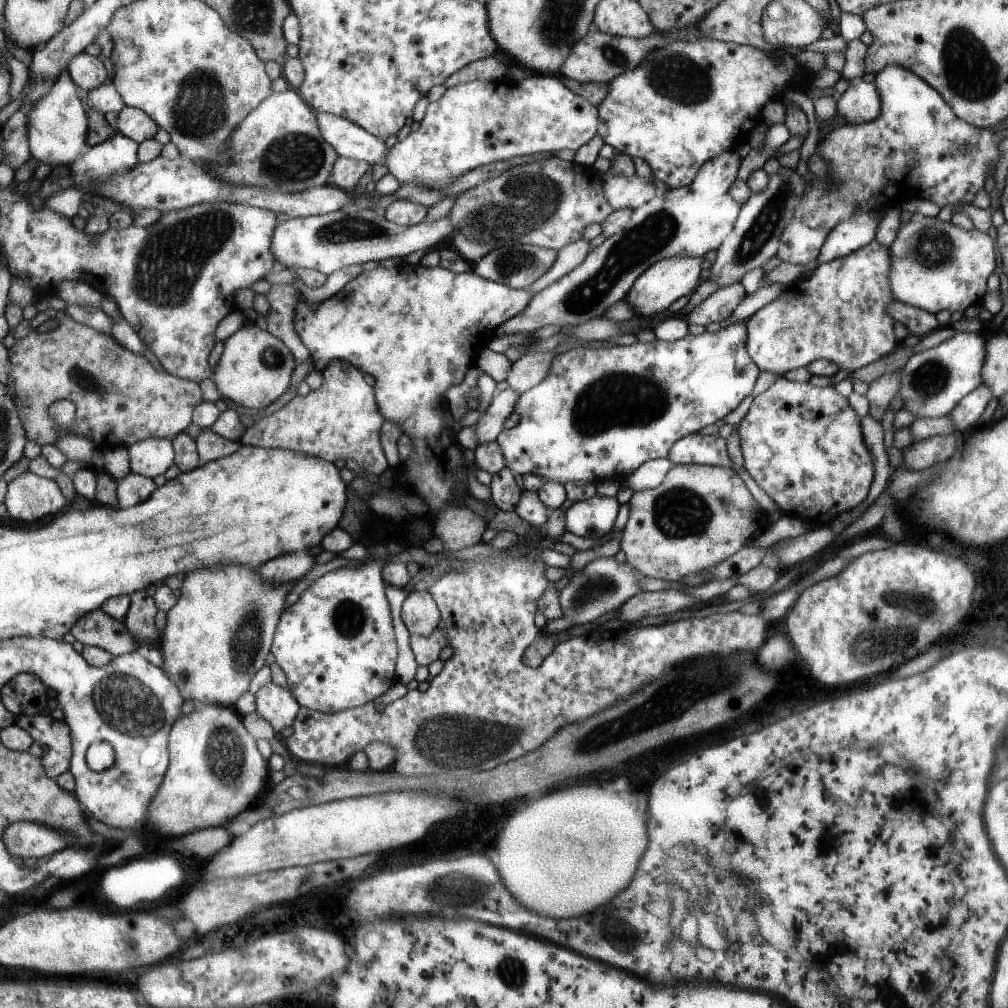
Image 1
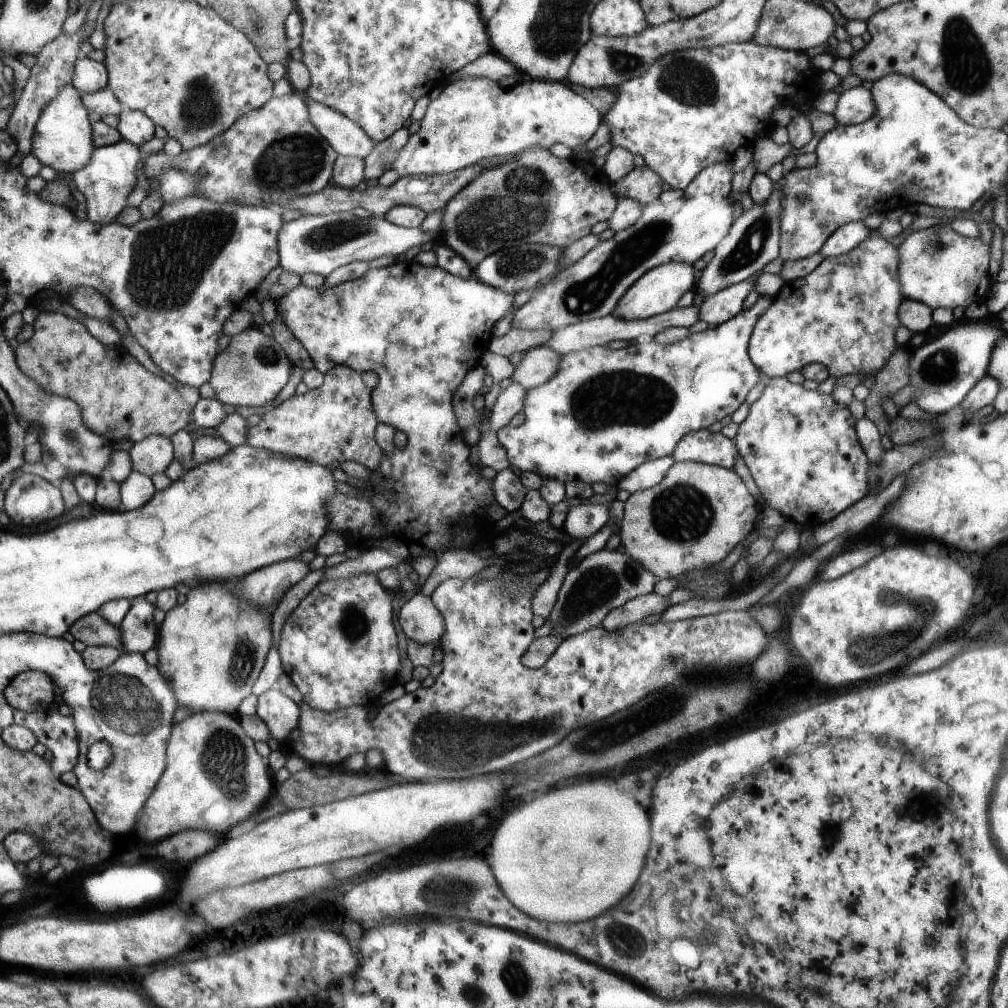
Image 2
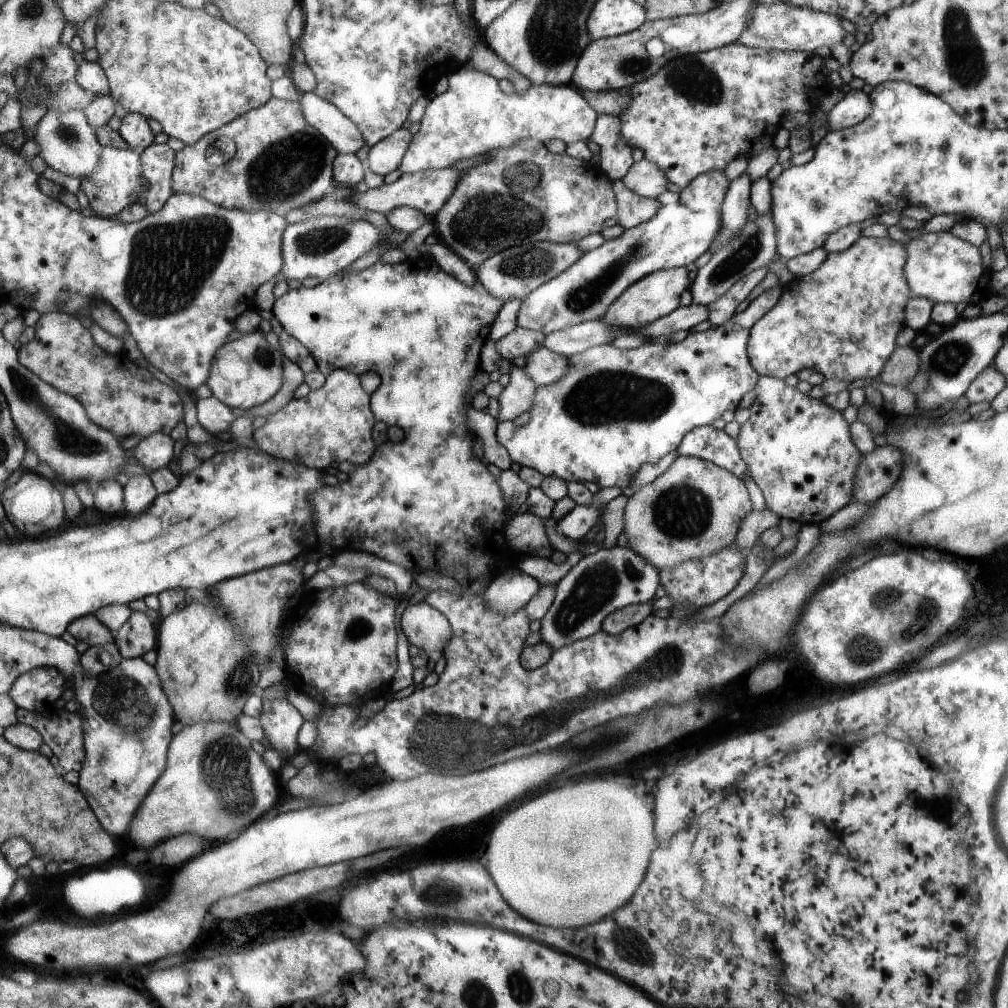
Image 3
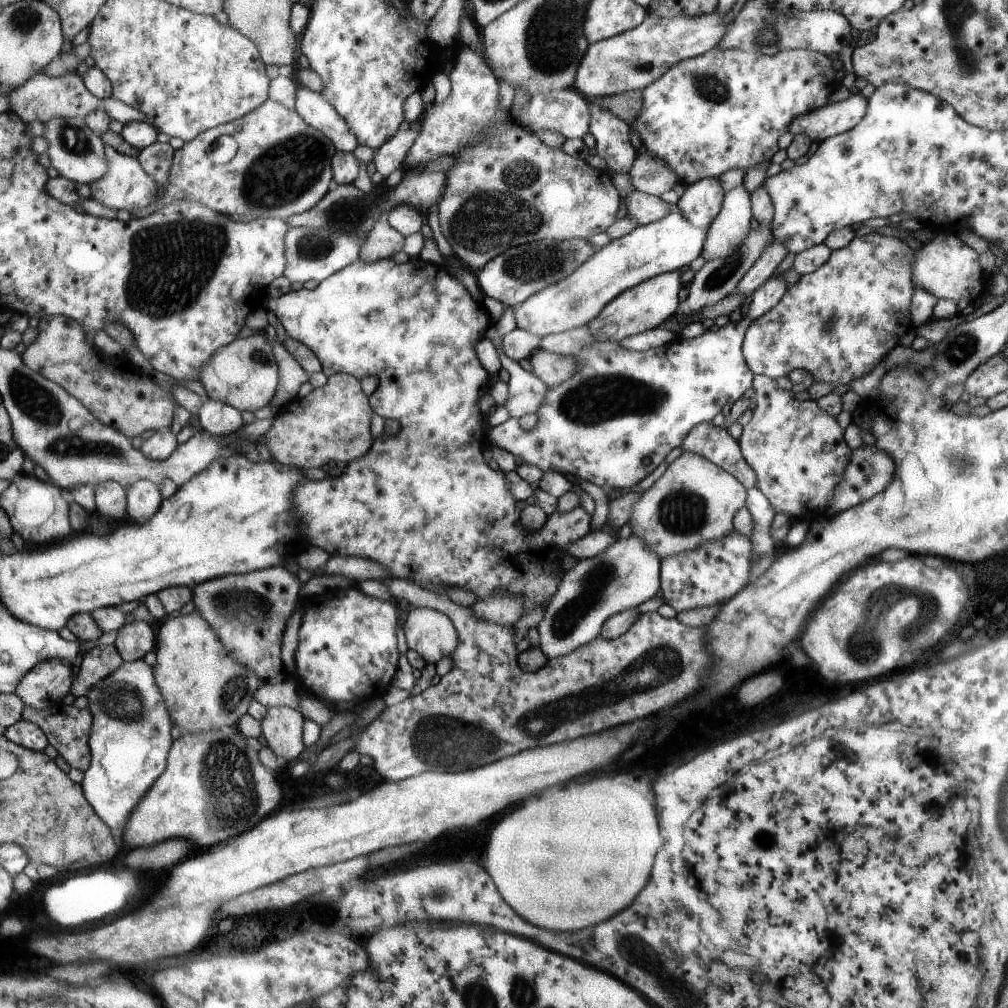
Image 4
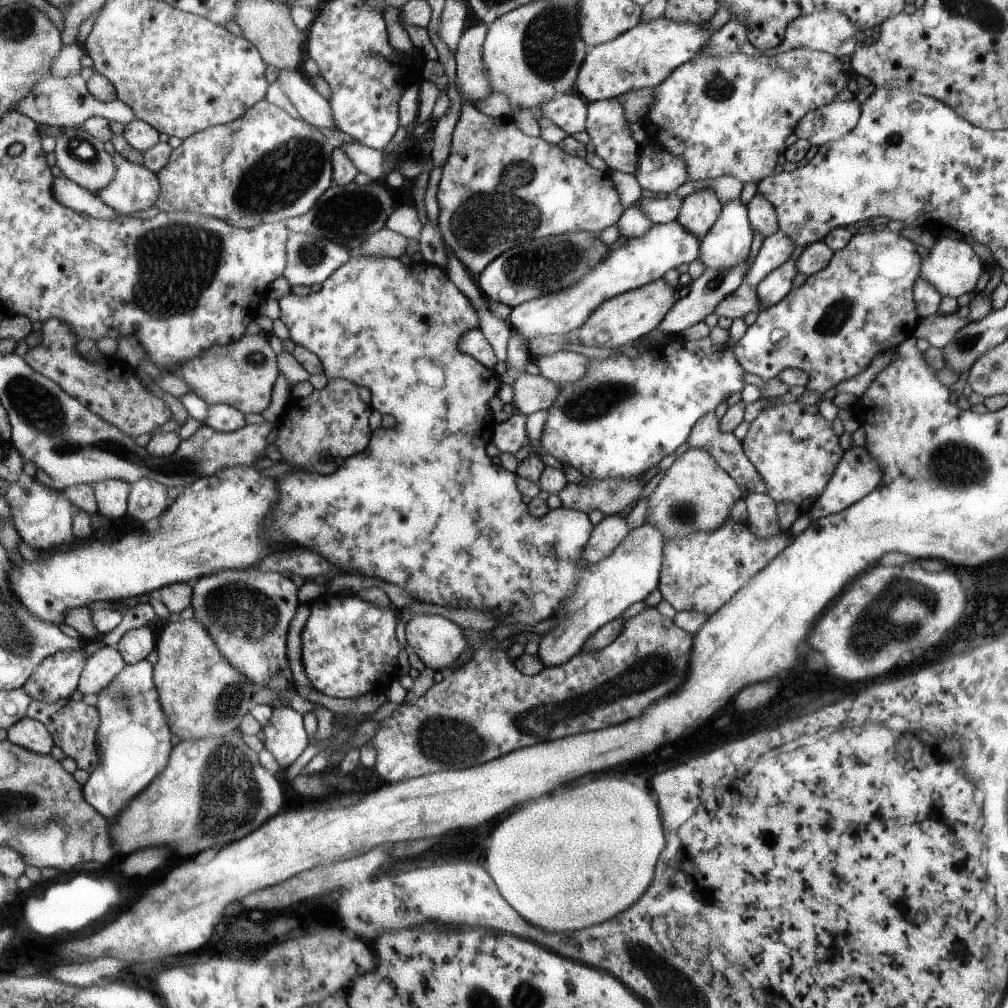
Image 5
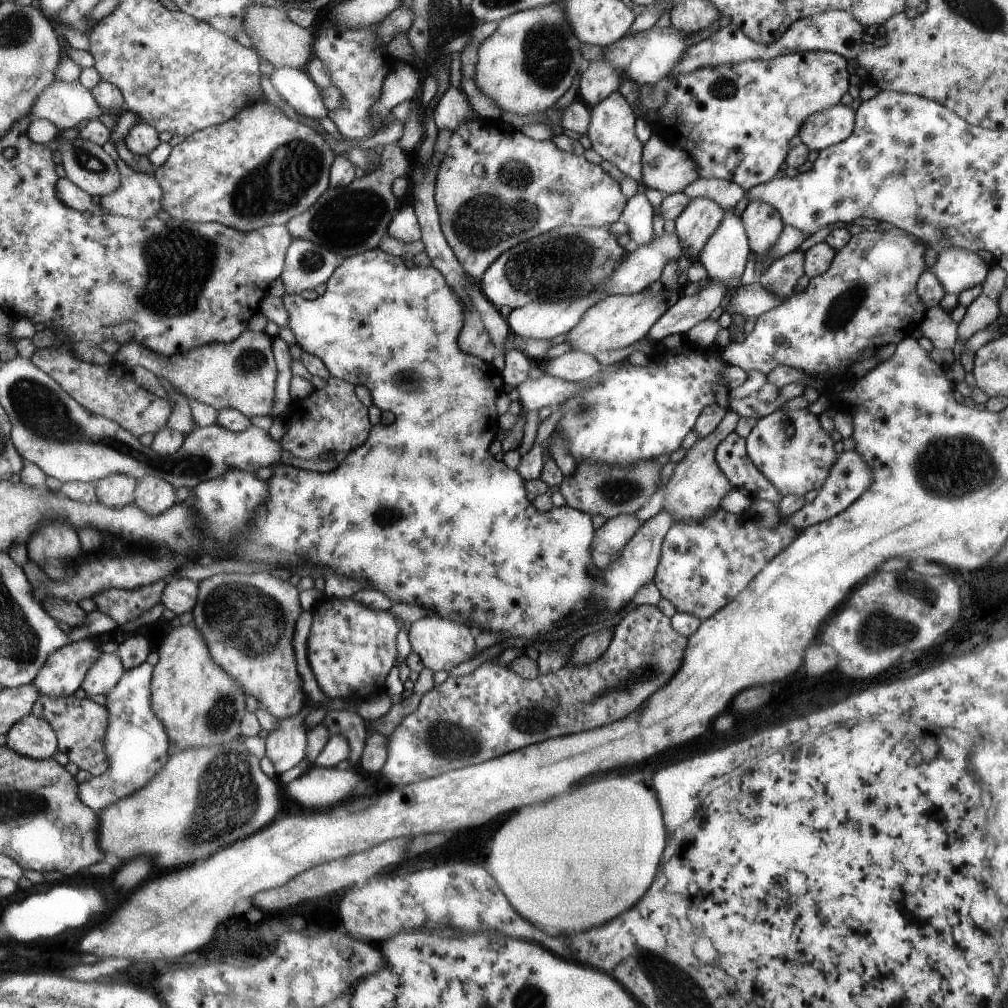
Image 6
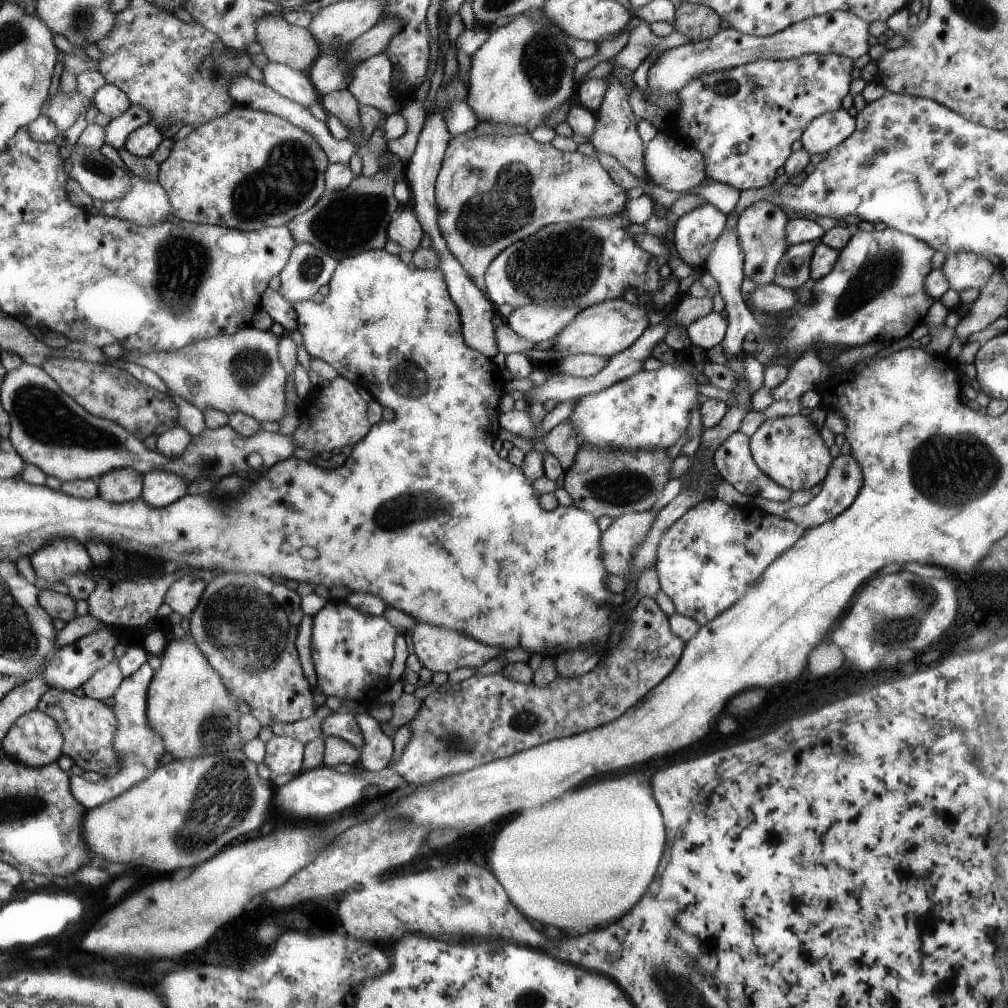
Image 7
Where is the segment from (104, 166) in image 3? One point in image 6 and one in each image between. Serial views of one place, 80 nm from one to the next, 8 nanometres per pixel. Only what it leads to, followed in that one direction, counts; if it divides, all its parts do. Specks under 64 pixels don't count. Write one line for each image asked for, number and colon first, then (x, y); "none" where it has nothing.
4: (128, 186)
5: (135, 187)
6: (140, 196)

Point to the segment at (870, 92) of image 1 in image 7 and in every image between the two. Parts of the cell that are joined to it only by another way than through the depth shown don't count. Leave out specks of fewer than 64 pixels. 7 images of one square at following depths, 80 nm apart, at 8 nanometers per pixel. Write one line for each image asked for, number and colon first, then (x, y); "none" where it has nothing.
2: (854, 105)
3: (855, 105)
4: (833, 118)
5: (830, 122)
6: (827, 127)
7: (829, 129)

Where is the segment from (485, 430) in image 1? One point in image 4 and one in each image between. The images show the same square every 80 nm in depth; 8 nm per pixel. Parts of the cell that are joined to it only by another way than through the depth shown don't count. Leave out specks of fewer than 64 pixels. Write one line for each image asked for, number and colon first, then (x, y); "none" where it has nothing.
2: (509, 401)
3: (516, 397)
4: (525, 391)

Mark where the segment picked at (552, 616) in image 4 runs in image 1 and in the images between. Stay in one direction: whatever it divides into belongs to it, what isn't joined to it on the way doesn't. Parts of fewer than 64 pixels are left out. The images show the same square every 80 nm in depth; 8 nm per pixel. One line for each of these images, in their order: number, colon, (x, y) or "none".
1: (600, 586)
2: (603, 580)
3: (611, 578)

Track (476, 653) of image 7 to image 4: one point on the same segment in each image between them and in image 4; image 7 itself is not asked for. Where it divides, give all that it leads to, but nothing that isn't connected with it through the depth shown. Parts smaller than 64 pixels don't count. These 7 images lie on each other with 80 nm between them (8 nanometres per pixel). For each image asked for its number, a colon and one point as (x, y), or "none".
4: (432, 633)
5: (439, 641)
6: (442, 644)

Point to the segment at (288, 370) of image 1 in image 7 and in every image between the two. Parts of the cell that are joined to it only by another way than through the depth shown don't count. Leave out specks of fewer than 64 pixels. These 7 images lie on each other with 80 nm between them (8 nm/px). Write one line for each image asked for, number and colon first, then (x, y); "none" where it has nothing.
2: (251, 371)
3: (247, 372)
4: (245, 374)
5: (242, 374)
6: (242, 375)
7: (242, 373)

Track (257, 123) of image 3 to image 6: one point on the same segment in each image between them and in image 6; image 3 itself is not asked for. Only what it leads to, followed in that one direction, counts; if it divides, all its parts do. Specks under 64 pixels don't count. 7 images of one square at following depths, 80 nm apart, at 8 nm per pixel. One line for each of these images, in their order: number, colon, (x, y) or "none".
4: (283, 167)
5: (276, 166)
6: (261, 168)

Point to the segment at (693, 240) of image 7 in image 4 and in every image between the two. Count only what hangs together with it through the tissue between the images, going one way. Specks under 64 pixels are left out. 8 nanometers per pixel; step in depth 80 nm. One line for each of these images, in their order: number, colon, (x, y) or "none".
4: (701, 200)
5: (698, 211)
6: (698, 220)

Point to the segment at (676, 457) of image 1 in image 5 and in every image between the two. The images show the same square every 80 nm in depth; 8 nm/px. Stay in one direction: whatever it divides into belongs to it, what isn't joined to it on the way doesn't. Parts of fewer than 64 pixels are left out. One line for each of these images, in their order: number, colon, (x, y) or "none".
2: (702, 446)
3: (705, 442)
4: (714, 443)
5: (727, 450)

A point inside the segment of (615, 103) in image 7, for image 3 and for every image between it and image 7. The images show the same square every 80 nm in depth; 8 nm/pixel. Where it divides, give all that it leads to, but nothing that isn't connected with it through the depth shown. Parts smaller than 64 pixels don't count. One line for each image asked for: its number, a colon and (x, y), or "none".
3: (615, 159)
4: (611, 135)
5: (608, 130)
6: (611, 134)

